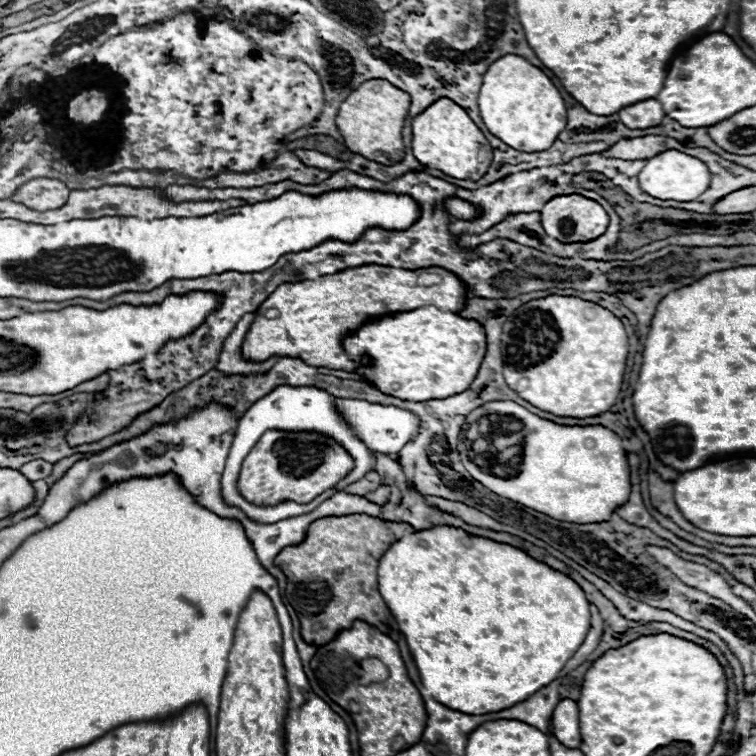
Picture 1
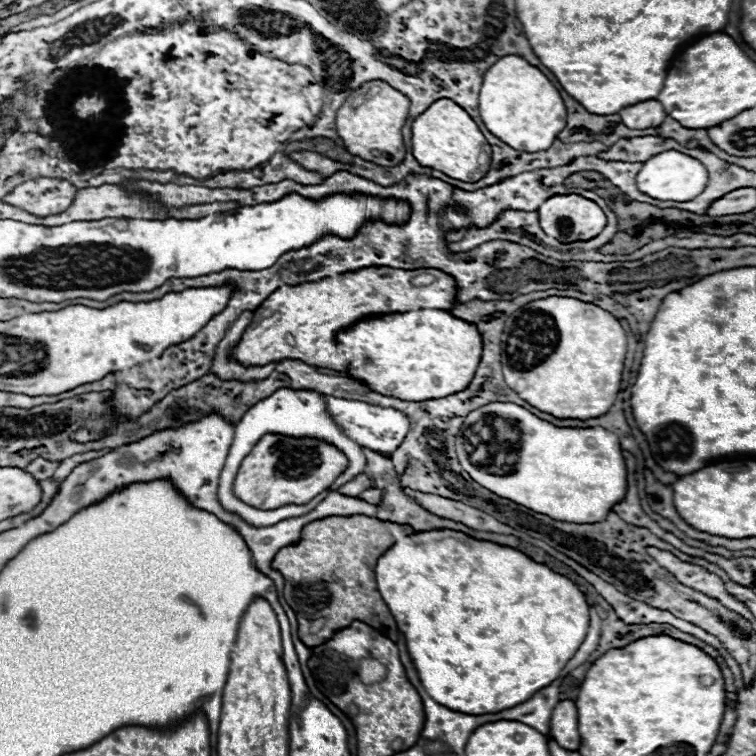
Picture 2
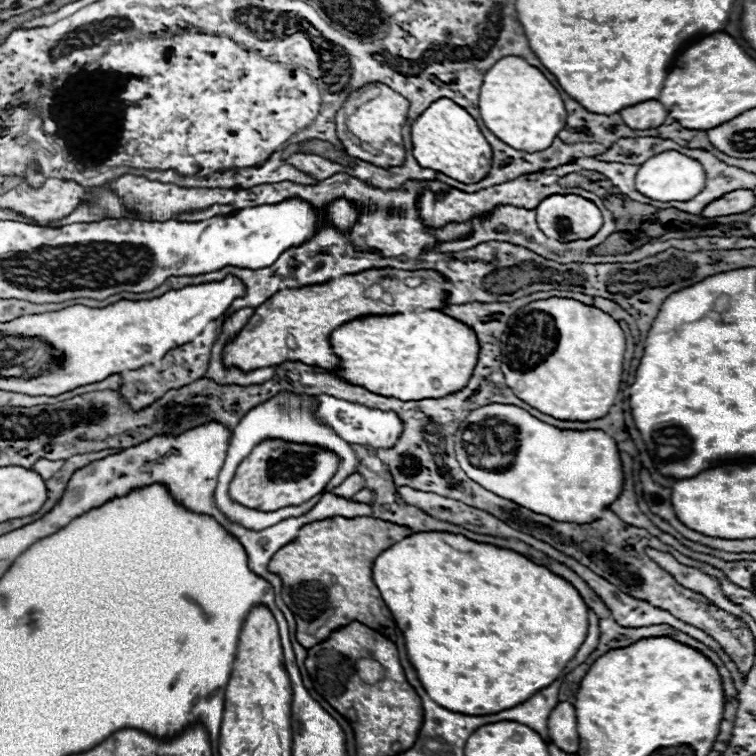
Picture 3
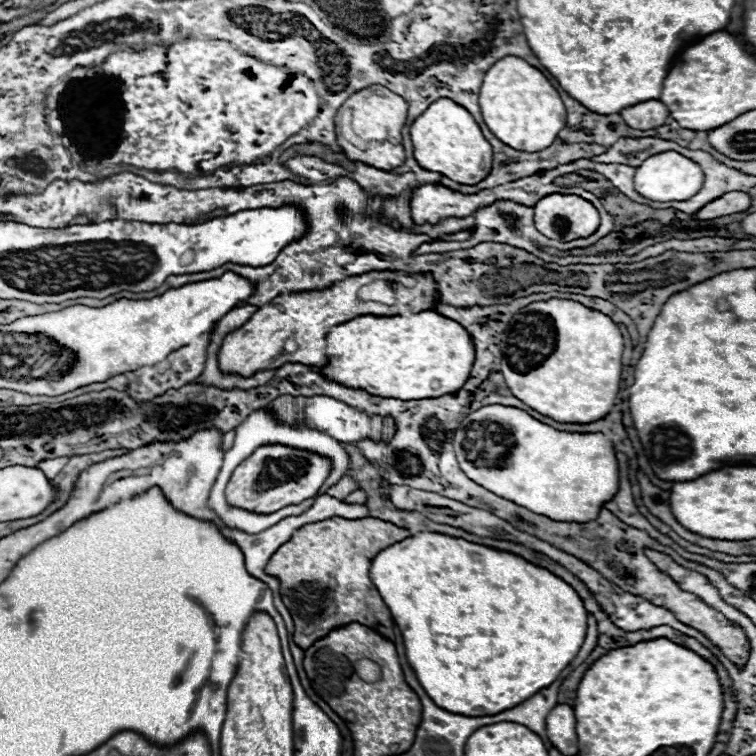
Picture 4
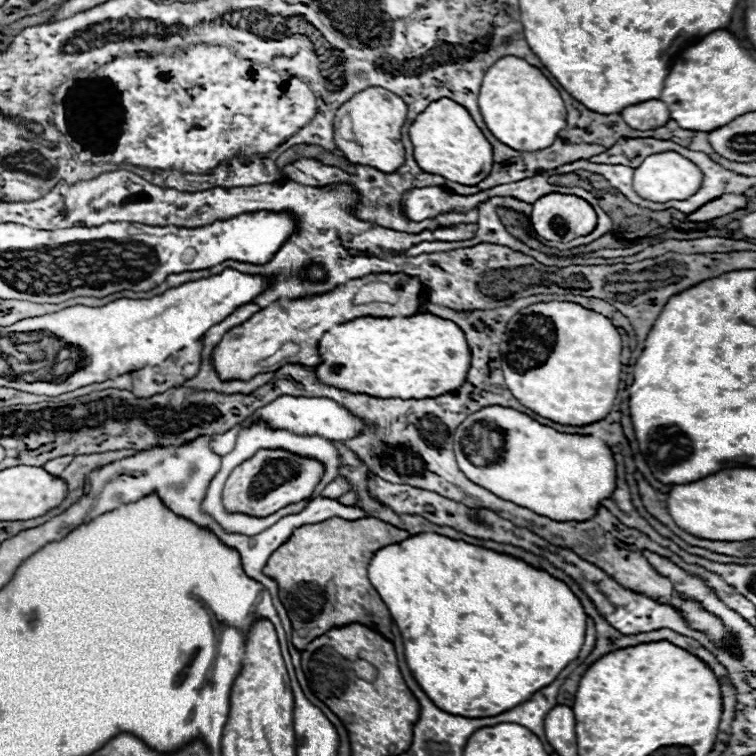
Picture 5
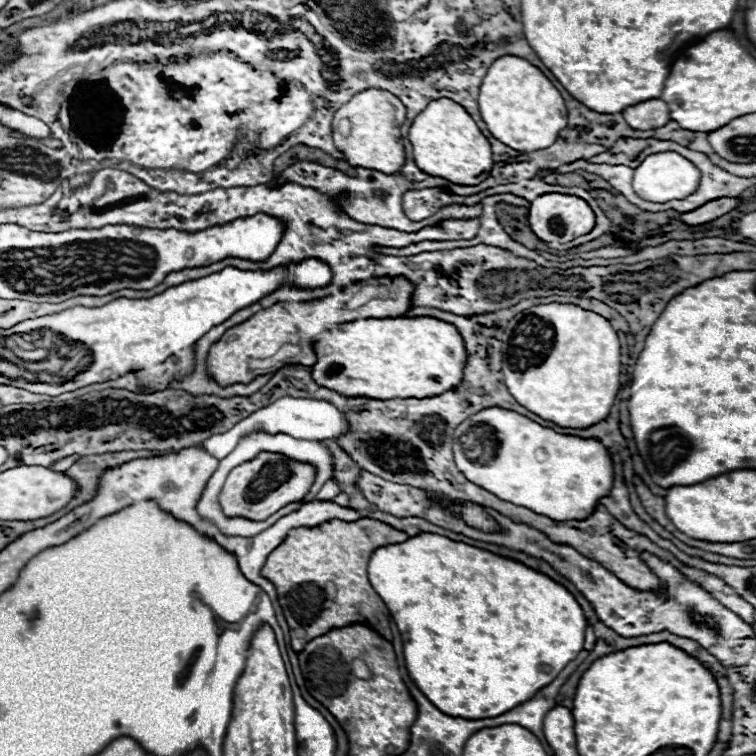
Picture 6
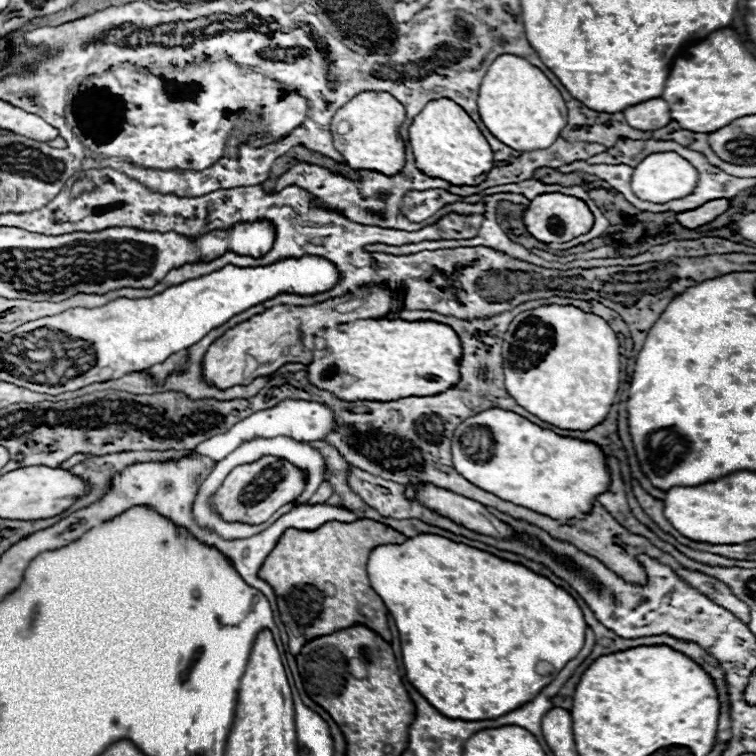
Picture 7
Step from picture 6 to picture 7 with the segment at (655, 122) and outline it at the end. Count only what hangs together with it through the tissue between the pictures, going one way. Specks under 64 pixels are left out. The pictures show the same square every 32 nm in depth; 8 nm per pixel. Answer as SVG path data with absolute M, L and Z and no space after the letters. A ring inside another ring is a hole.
M652 98L648 102L640 102L640 106L624 110L624 118L636 130L658 130L672 120L670 108L662 98Z

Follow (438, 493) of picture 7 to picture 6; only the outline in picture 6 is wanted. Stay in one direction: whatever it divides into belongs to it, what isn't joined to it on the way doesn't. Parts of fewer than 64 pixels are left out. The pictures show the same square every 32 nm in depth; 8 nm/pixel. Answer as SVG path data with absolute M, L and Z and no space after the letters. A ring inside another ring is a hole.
M464 504L462 516L464 516L464 520L466 520L470 526L474 526L474 528L482 528L482 530L494 530L494 528L496 528L496 522L486 516L486 512L484 512L482 506Z

